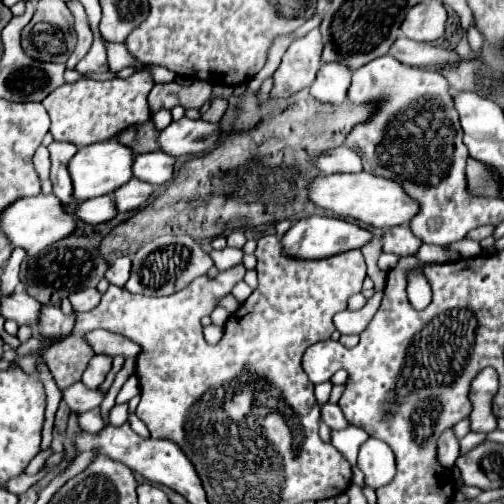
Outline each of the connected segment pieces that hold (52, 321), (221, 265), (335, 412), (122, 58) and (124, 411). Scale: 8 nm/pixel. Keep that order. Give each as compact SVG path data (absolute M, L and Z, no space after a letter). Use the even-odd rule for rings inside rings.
M43 306L41 312L41 322L39 322L39 332L43 336L51 336L51 334L69 334L75 326L75 312L73 314L63 314L61 308L47 308Z
M205 246L205 250L209 252L209 256L211 256L211 260L215 262L215 266L217 266L219 272L223 272L223 270L227 270L227 268L239 264L241 258L243 258L243 252L241 252L241 250L235 250L235 248L225 248L225 250L219 250L219 252L217 252L217 250Z
M331 402L321 406L321 420L329 426L329 430L343 430L343 428L349 426L341 408L337 404L331 404Z
M106 42L106 50L109 70L123 70L123 68L127 68L127 66L141 68L141 64L135 64L135 62L131 60L131 54L127 52L125 44Z
M115 404L109 412L109 424L113 426L119 426L119 424L125 424L127 422L127 416L129 416L129 408L127 404Z

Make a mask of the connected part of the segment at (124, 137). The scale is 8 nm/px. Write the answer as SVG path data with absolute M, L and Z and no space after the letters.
M145 122L145 124L137 124L137 126L129 126L127 132L119 132L115 136L115 140L119 140L121 144L125 144L127 148L131 148L135 154L141 154L141 152L151 152L151 150L157 150L157 144L155 144L155 128L151 122Z

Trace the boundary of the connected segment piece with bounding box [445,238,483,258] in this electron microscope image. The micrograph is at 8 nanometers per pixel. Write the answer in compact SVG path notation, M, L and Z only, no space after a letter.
M461 240L461 242L454 242L445 246L447 249L457 250L463 258L471 258L471 256L479 256L483 250L479 248L479 242L475 240Z

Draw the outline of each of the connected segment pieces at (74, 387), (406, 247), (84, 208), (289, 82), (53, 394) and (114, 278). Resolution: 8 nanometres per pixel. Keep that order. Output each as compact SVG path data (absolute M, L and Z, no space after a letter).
M75 382L71 384L69 388L63 390L63 400L67 402L67 406L73 410L73 412L87 412L91 408L97 408L101 404L105 394L101 394L99 390L89 390L85 388L81 382Z
M407 226L385 228L381 236L381 244L383 244L383 252L393 252L399 256L411 256L421 246L421 242L415 236L411 236L411 230Z
M97 196L97 198L89 198L85 202L77 204L75 210L75 218L87 224L99 224L99 222L107 222L117 214L115 204L111 200L111 196Z
M313 28L309 34L295 40L273 74L271 98L273 100L291 98L299 90L309 88L321 64L319 62L321 50L323 50L323 38L319 34L319 28Z
M38 363L37 369L39 372L39 379L44 386L47 396L47 407L45 411L45 421L42 429L41 441L41 451L44 451L51 445L55 412L57 411L60 401L62 400L62 394L58 389L48 367L44 363Z
M123 256L123 258L117 258L109 266L109 270L105 272L105 278L115 286L125 286L125 282L129 278L129 270L131 270L131 258Z

